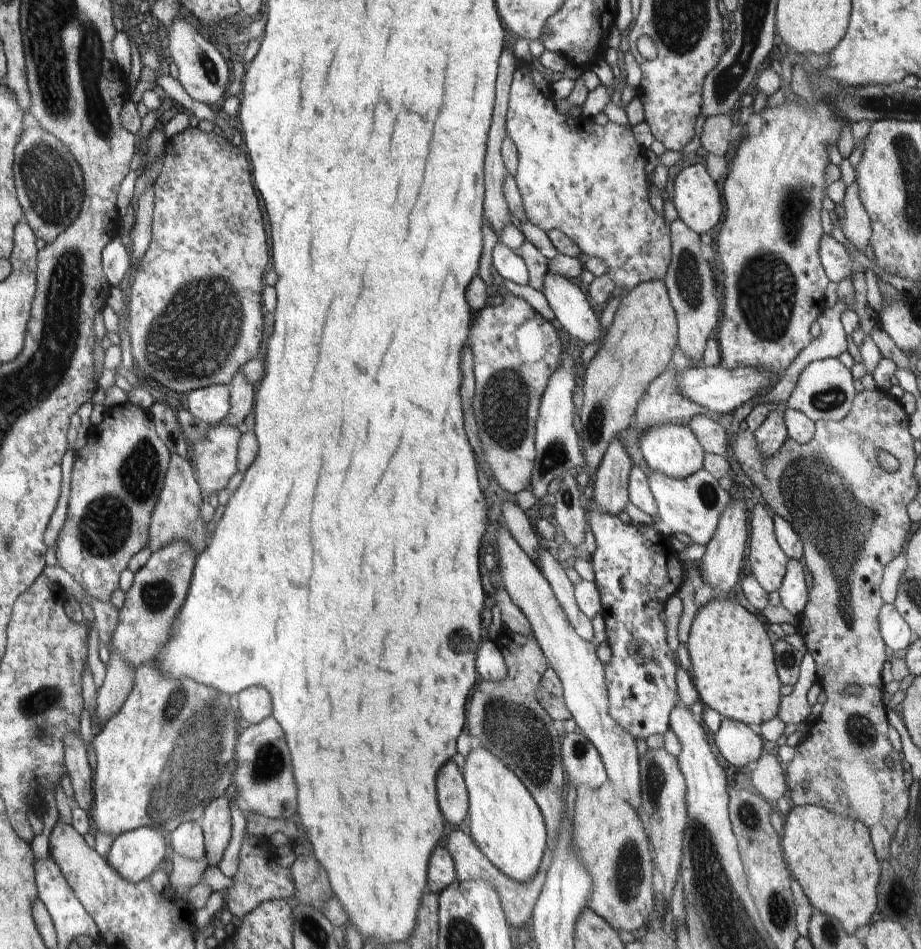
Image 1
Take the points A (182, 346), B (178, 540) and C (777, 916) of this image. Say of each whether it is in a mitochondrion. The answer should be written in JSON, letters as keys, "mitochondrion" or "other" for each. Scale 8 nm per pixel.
{"A":"mitochondrion","B":"other","C":"mitochondrion"}

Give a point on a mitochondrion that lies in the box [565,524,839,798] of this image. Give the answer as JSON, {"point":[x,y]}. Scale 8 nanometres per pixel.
{"point":[579,750]}

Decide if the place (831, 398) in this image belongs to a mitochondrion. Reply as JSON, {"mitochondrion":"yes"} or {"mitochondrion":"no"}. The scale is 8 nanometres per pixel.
{"mitochondrion":"yes"}

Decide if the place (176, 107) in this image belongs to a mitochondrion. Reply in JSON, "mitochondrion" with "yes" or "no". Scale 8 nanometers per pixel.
{"mitochondrion":"no"}

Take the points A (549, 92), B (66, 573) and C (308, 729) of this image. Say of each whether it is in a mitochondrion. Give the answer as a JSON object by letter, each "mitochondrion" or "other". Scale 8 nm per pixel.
{"A":"other","B":"other","C":"other"}

